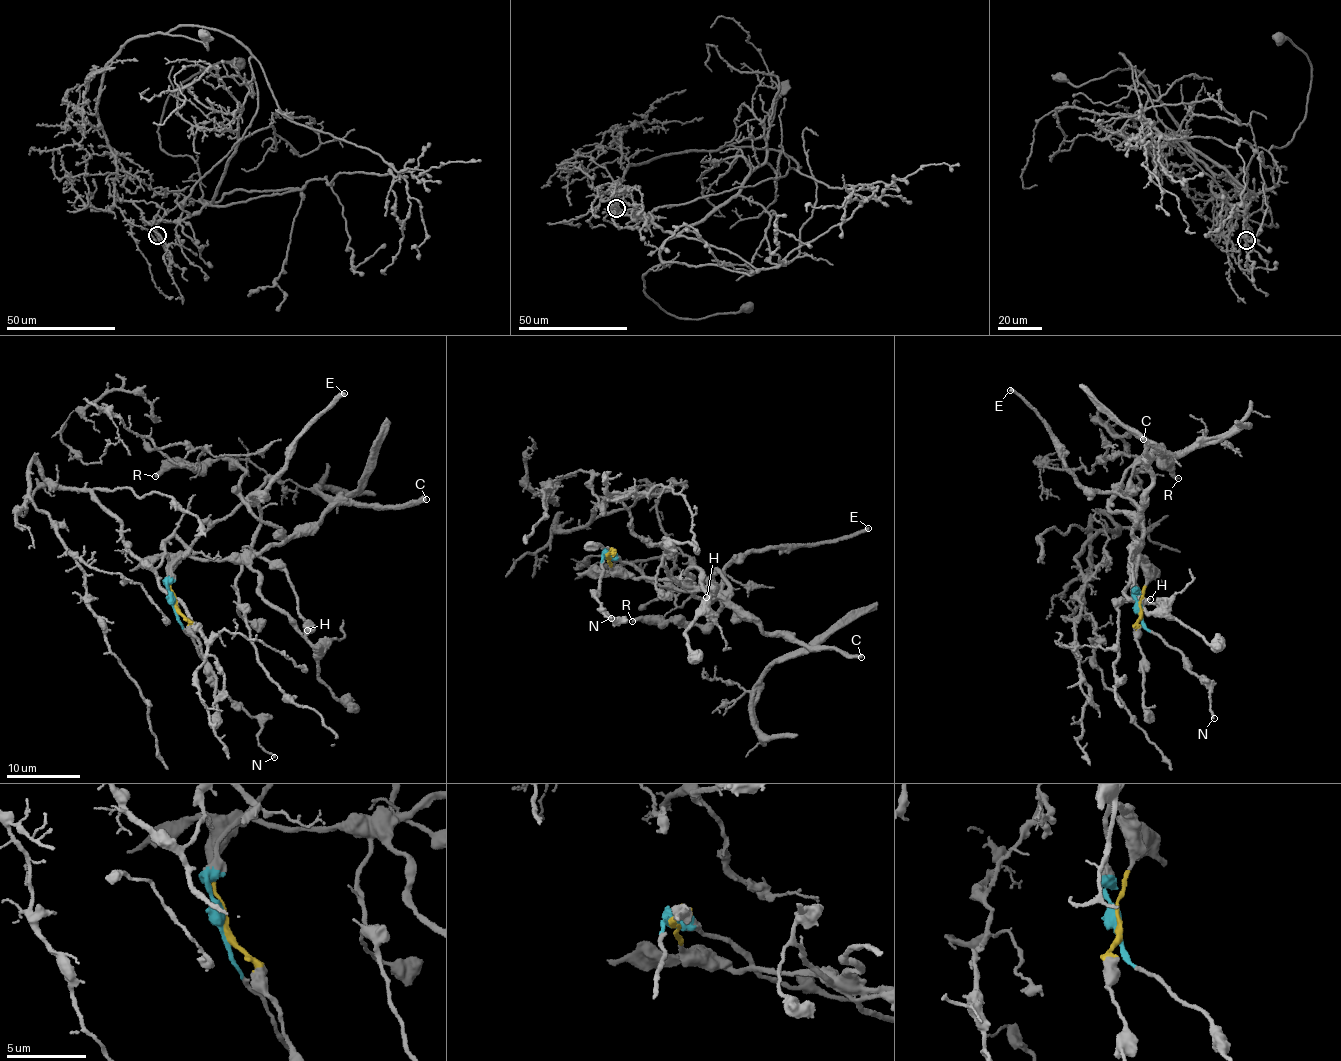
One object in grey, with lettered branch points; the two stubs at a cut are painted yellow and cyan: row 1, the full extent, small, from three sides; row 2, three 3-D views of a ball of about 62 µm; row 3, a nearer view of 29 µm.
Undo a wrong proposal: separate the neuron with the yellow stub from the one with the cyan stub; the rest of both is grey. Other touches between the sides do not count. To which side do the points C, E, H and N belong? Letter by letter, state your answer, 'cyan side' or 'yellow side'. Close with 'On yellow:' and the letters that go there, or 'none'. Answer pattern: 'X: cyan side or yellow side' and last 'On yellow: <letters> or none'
C: yellow side
E: cyan side
H: cyan side
N: cyan side
On yellow: C

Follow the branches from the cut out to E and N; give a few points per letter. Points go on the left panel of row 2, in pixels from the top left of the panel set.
E: (174, 603), (168, 587), (170, 564), (195, 539), (250, 501), (254, 494), (265, 492), (310, 427), (344, 392)
N: (174, 603), (177, 617), (191, 636), (208, 669), (210, 683), (257, 718), (261, 727), (258, 744), (275, 757)

